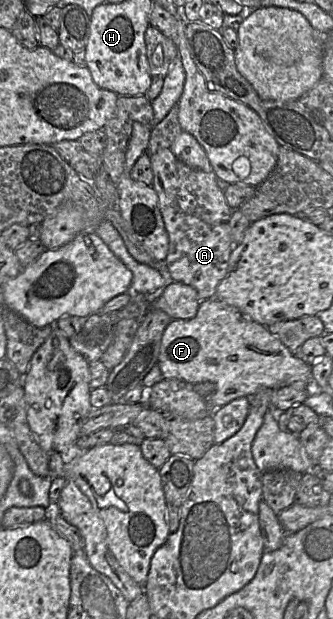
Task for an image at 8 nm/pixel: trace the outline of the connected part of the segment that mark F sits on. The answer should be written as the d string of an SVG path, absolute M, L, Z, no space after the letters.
M211 298L201 300L195 317L172 319L163 332L157 365L164 379L176 378L189 383L211 382L215 391L208 397L213 413L240 397L252 397L263 388L277 389L293 383L311 383L311 365L297 358L267 327L241 314L236 308Z

